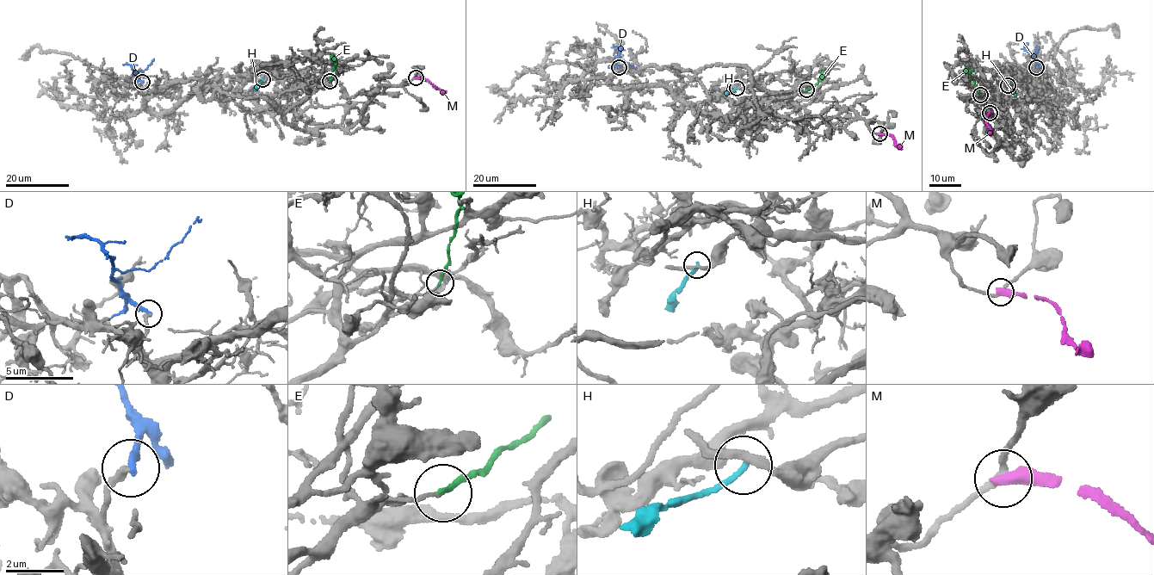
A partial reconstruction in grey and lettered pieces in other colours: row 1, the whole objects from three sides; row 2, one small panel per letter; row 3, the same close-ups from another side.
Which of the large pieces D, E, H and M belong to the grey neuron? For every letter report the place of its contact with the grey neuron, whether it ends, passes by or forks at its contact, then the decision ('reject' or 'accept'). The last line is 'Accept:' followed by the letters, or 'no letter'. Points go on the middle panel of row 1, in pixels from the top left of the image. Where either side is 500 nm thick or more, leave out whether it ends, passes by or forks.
D: (619, 67) | it ends | reject
E: (806, 89) | it ends | reject
H: (737, 88) | it ends | reject
M: (879, 133) | reject
Accept: no letter

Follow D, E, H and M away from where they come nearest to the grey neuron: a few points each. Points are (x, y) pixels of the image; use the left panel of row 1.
D: (142, 82), (134, 72), (143, 71), (154, 59)
E: (330, 81), (335, 63), (331, 55)
H: (262, 80), (256, 90)
M: (416, 77), (427, 80), (445, 93)

